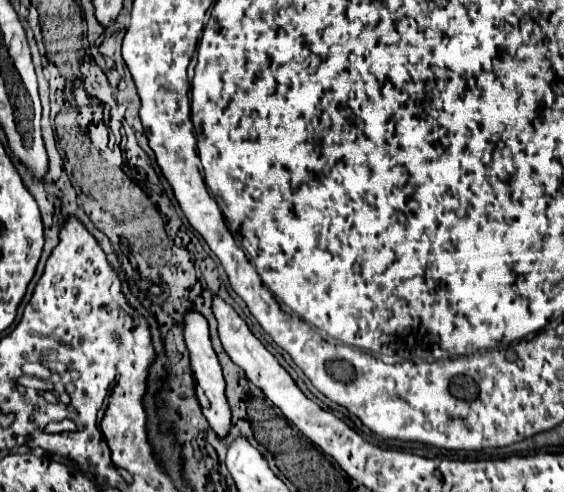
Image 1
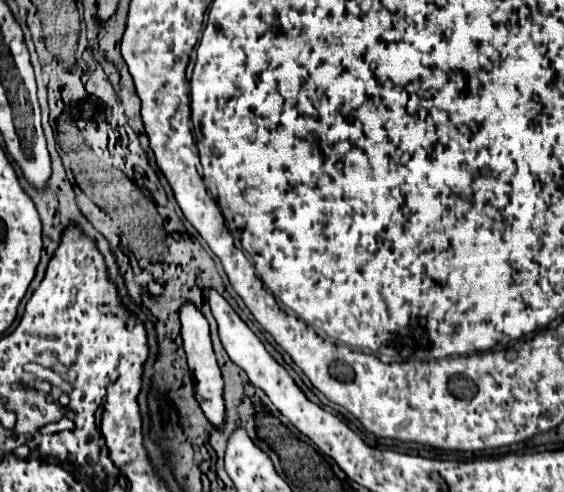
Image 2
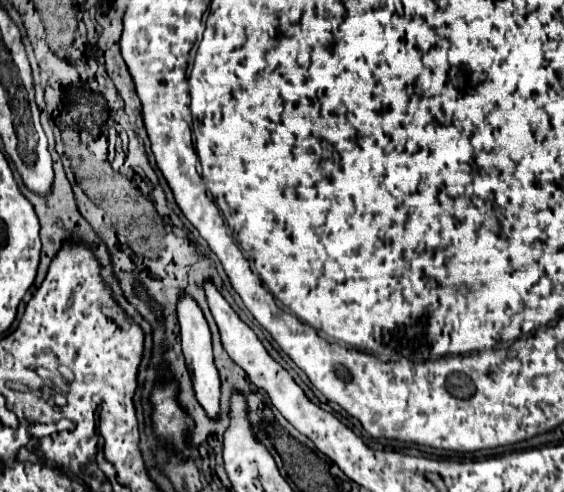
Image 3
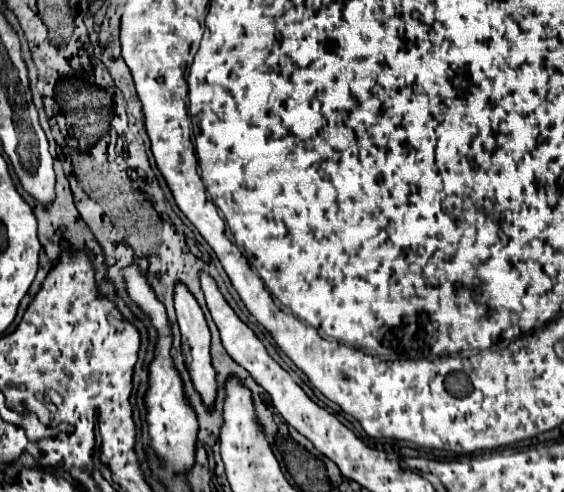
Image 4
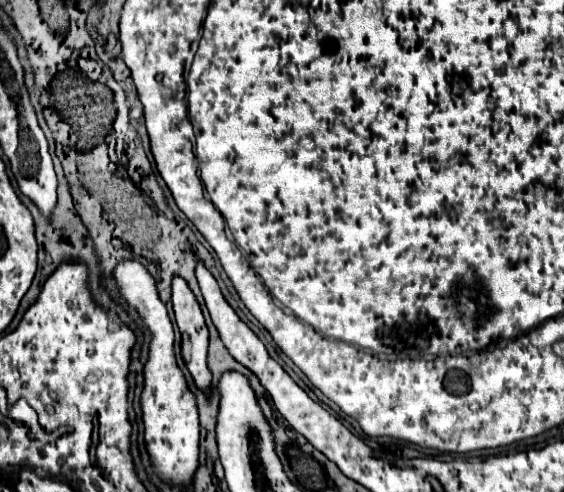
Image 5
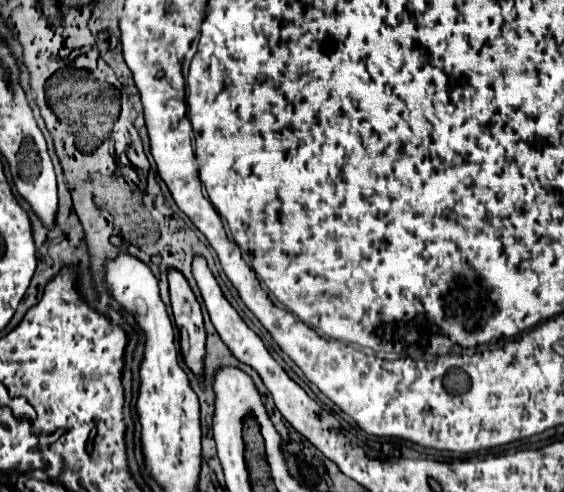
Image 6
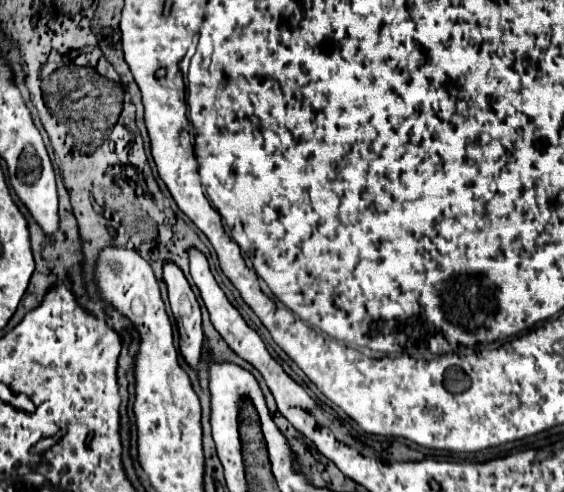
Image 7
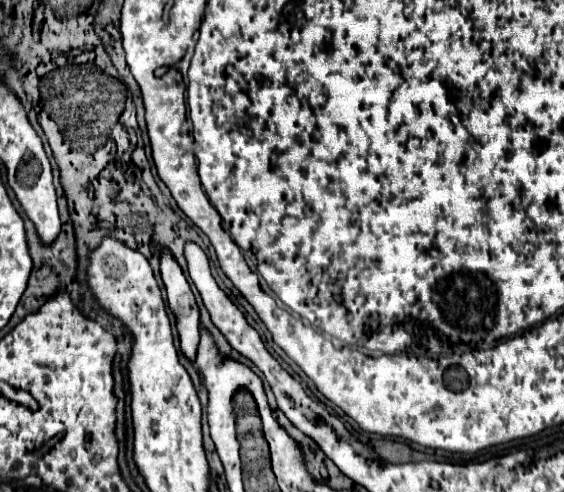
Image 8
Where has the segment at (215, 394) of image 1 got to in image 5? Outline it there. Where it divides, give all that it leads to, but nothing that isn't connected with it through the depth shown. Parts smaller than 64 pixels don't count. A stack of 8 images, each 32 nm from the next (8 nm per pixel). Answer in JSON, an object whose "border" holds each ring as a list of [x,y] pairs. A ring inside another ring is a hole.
{"border":[[[176,276],[172,280],[172,304],[176,312],[176,322],[182,332],[182,356],[186,368],[190,370],[196,386],[210,396],[212,392],[212,374],[208,368],[208,328],[188,284]]]}

